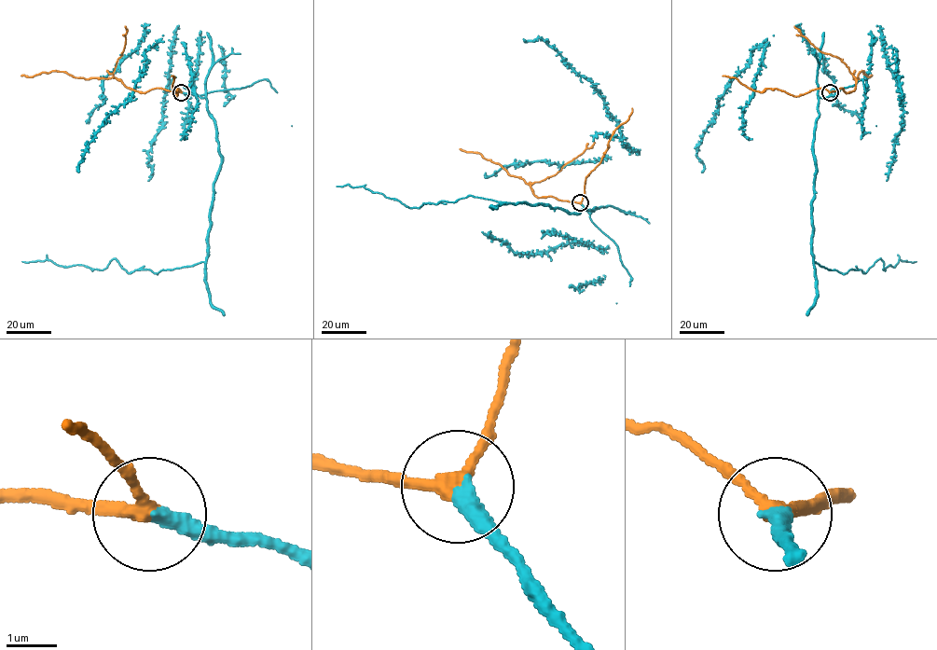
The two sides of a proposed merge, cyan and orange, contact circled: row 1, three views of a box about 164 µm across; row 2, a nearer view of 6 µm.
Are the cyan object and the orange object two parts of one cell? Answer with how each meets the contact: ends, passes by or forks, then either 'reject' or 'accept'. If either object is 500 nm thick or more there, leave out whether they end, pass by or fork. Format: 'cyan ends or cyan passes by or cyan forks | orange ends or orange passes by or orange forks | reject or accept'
cyan ends | orange passes by | accept

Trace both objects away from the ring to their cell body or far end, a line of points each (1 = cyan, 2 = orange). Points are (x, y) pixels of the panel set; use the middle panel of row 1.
1: (580, 202), (589, 213), (599, 208), (567, 212), (467, 196), (410, 208), (363, 186), (336, 186)
2: (580, 202), (551, 196), (537, 198), (522, 179), (510, 175), (502, 165), (478, 153), (460, 148)

